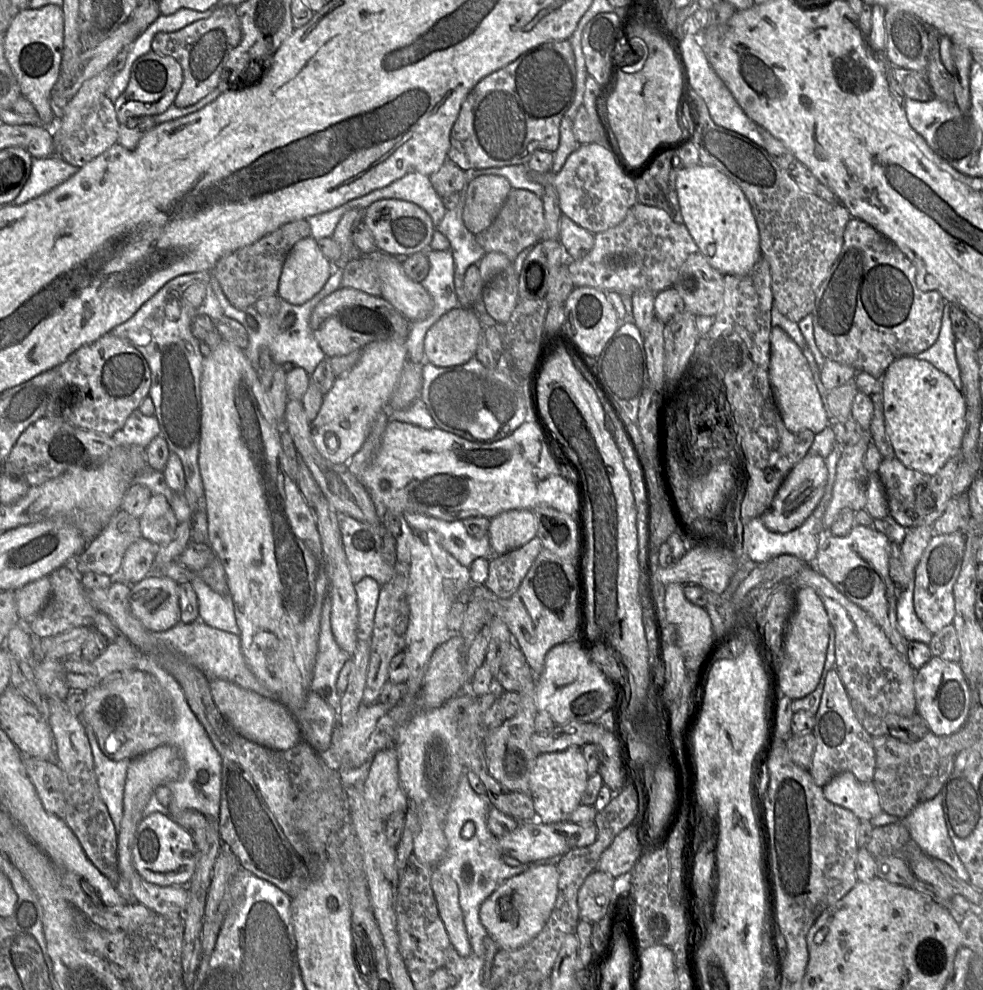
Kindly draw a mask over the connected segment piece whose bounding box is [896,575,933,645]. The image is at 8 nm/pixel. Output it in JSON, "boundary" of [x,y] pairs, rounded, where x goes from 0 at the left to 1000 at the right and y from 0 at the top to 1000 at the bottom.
{"boundary":[[[930,581],[911,609],[911,627],[924,648],[934,647],[945,651],[949,640],[938,630],[931,619],[929,610]]]}

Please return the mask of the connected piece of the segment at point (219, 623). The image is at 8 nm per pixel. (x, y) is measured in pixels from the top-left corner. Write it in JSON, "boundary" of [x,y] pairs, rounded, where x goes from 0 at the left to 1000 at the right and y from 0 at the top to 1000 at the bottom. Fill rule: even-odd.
{"boundary":[[[205,585],[195,586],[202,610],[202,626],[210,631],[244,642],[235,601],[225,601]]]}

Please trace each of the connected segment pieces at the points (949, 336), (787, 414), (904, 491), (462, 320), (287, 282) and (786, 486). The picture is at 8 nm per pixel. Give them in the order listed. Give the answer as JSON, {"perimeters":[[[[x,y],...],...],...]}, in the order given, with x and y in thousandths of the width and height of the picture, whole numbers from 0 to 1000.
{"perimeters":[[[[961,303],[955,338],[943,354],[931,359],[942,364],[967,382],[975,394],[979,395],[977,373],[972,359],[972,340],[966,322],[967,305]]],[[[791,329],[784,331],[783,346],[782,384],[799,431],[805,436],[823,433],[829,439],[834,437],[843,427],[820,361],[809,344]]],[[[911,462],[897,464],[892,478],[900,495],[904,520],[922,534],[932,532],[931,493],[947,480],[923,473]]],[[[472,310],[460,312],[434,334],[431,342],[432,365],[445,371],[461,371],[476,366],[484,359],[491,331],[480,312]]],[[[316,238],[303,243],[289,265],[283,300],[297,308],[317,302],[331,288],[339,275],[339,267],[327,255]]],[[[821,458],[801,479],[791,493],[783,511],[773,521],[777,531],[786,537],[801,538],[812,533],[830,514],[842,484],[838,463]]]]}

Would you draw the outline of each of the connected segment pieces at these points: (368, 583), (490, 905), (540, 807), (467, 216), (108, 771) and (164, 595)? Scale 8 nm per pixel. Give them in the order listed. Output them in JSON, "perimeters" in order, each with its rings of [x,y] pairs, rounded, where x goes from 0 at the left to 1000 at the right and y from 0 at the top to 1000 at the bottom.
{"perimeters":[[[[377,583],[369,584],[361,591],[364,611],[364,647],[376,648],[388,591]]],[[[565,872],[534,873],[533,881],[511,892],[489,914],[488,929],[508,959],[526,959],[553,937],[565,915],[569,880]]],[[[590,755],[547,763],[538,787],[538,801],[546,828],[555,832],[578,829],[580,822],[590,813],[598,787],[596,769]]],[[[489,177],[469,192],[470,221],[481,236],[494,232],[506,219],[518,194],[519,184],[509,177]]],[[[91,733],[86,739],[93,755],[102,804],[109,815],[120,840],[125,826],[126,797],[132,768],[113,768],[102,757],[99,745]]],[[[160,578],[133,592],[131,608],[135,621],[156,639],[183,628],[182,590]]]]}

